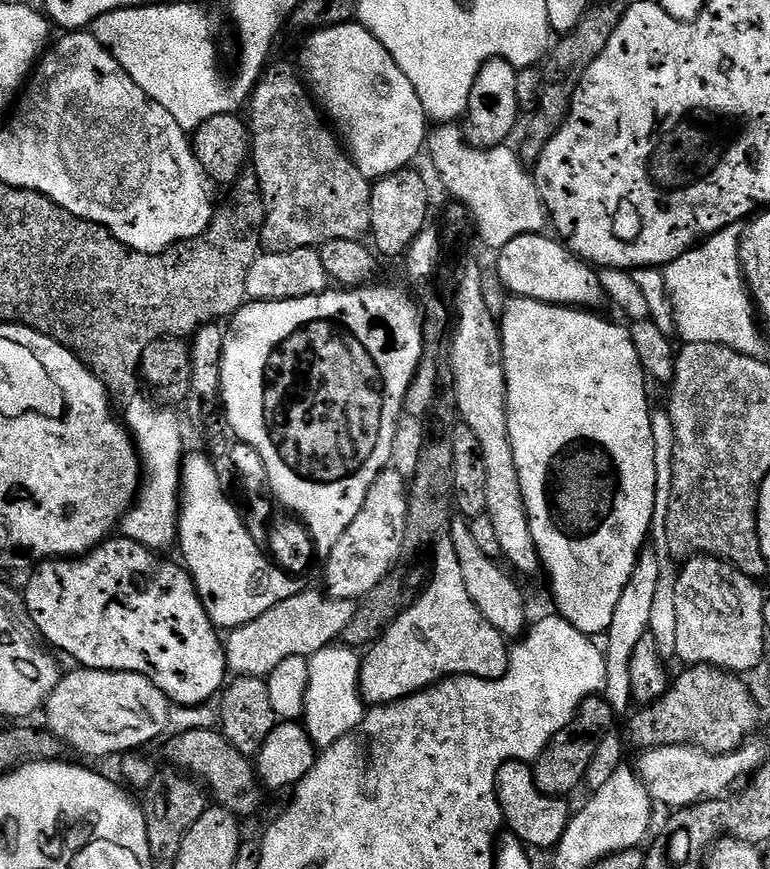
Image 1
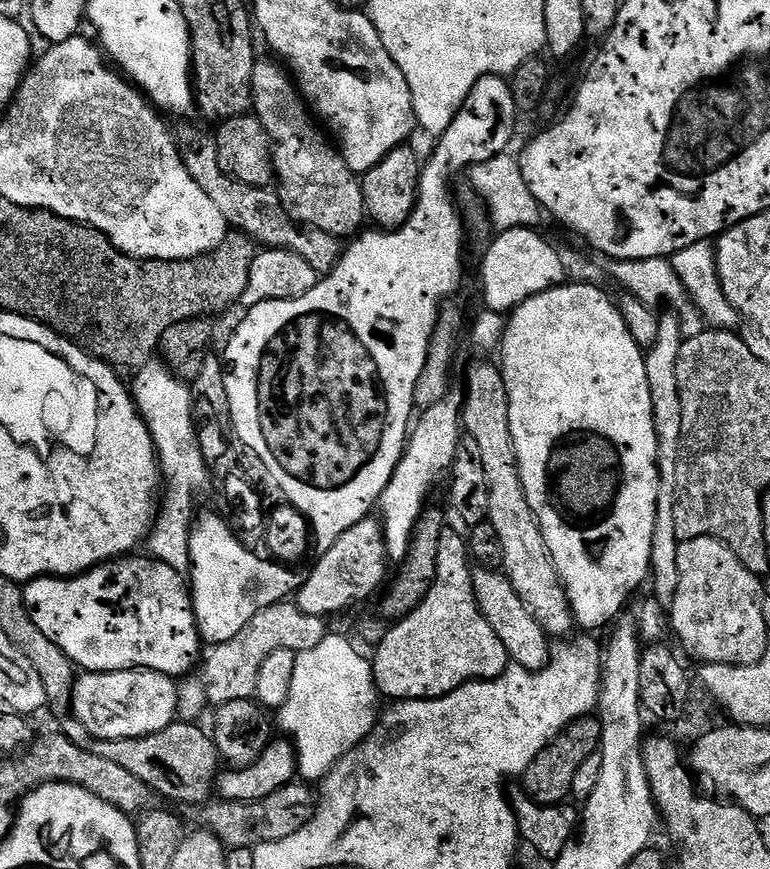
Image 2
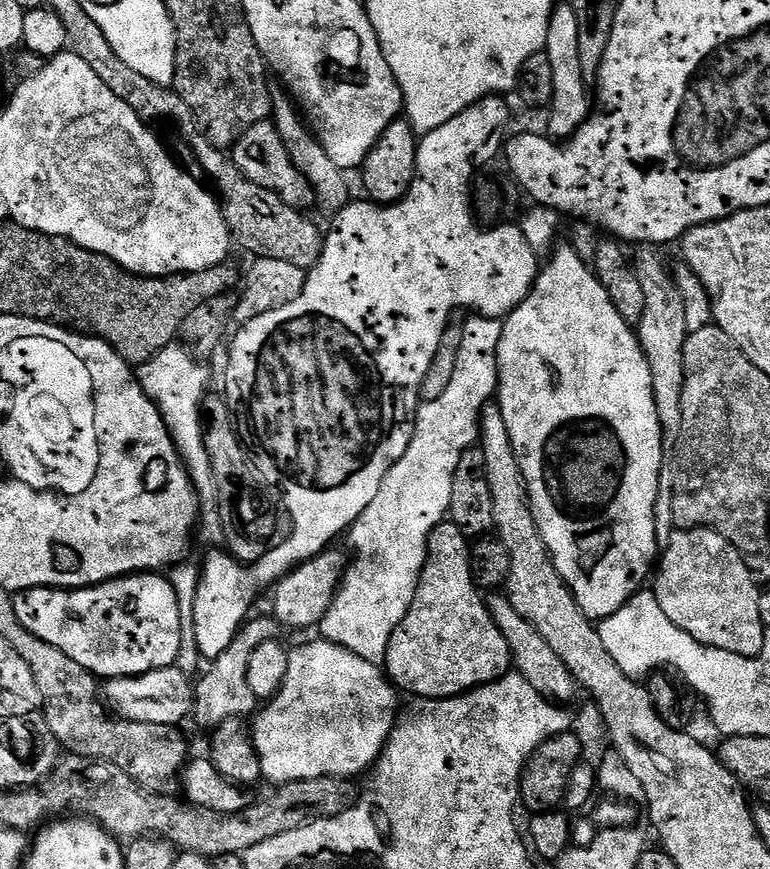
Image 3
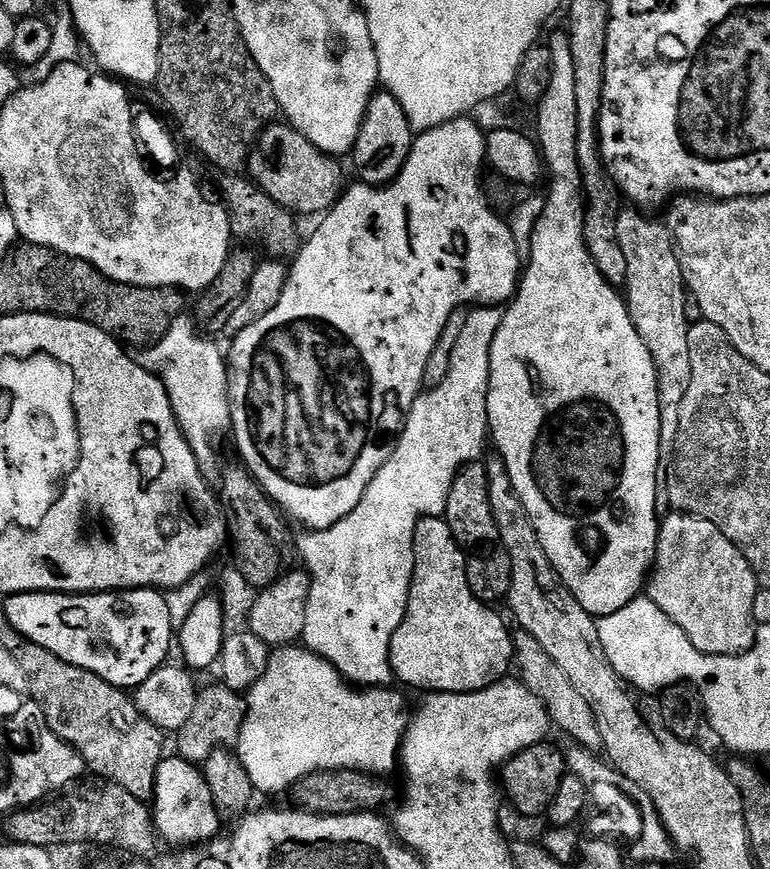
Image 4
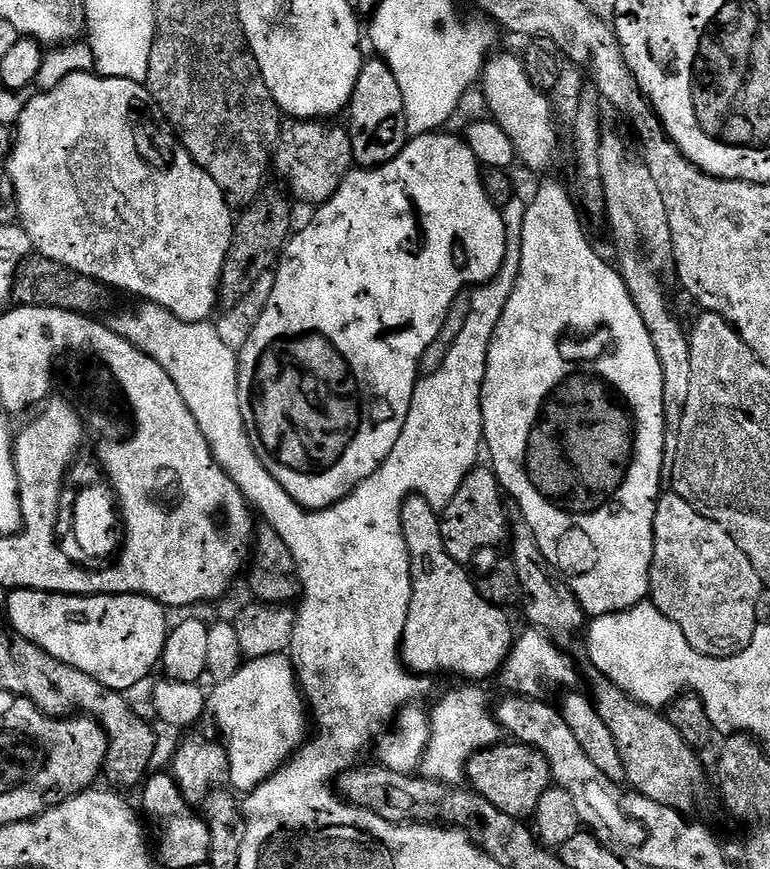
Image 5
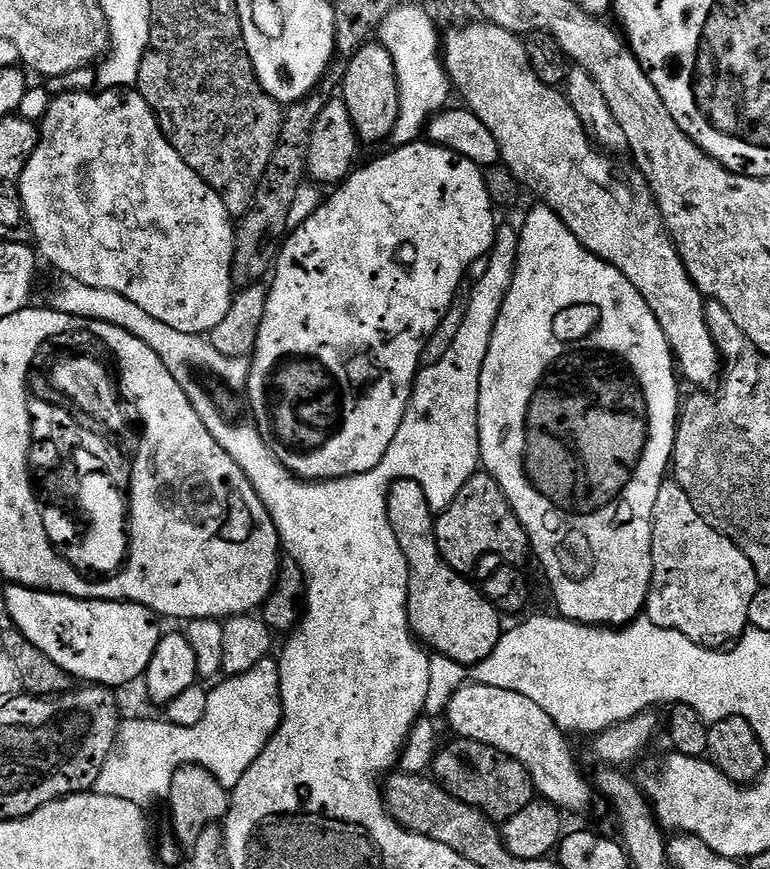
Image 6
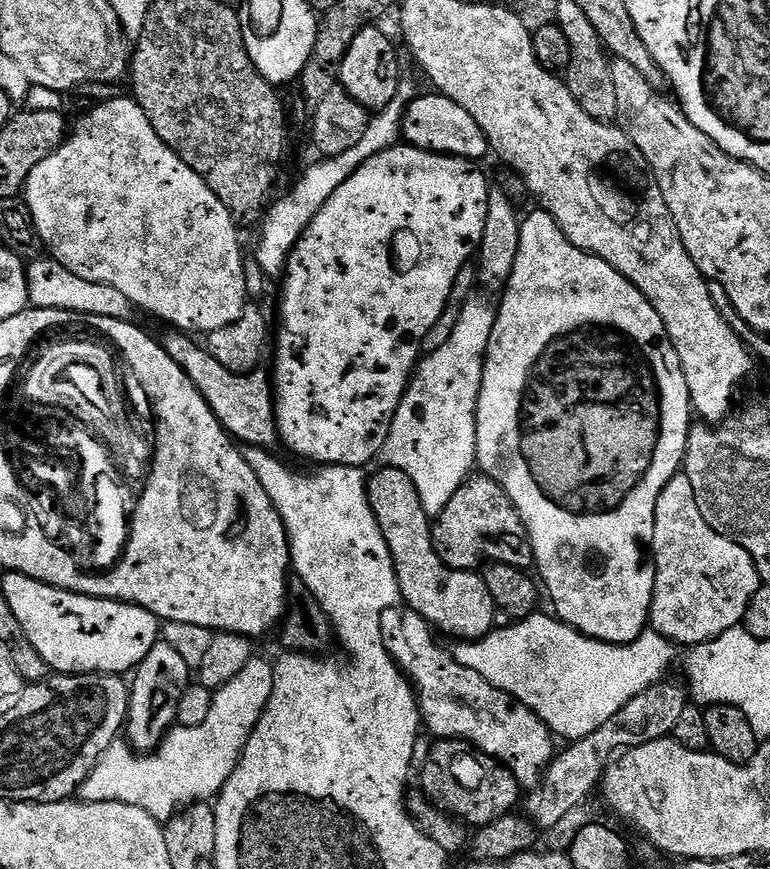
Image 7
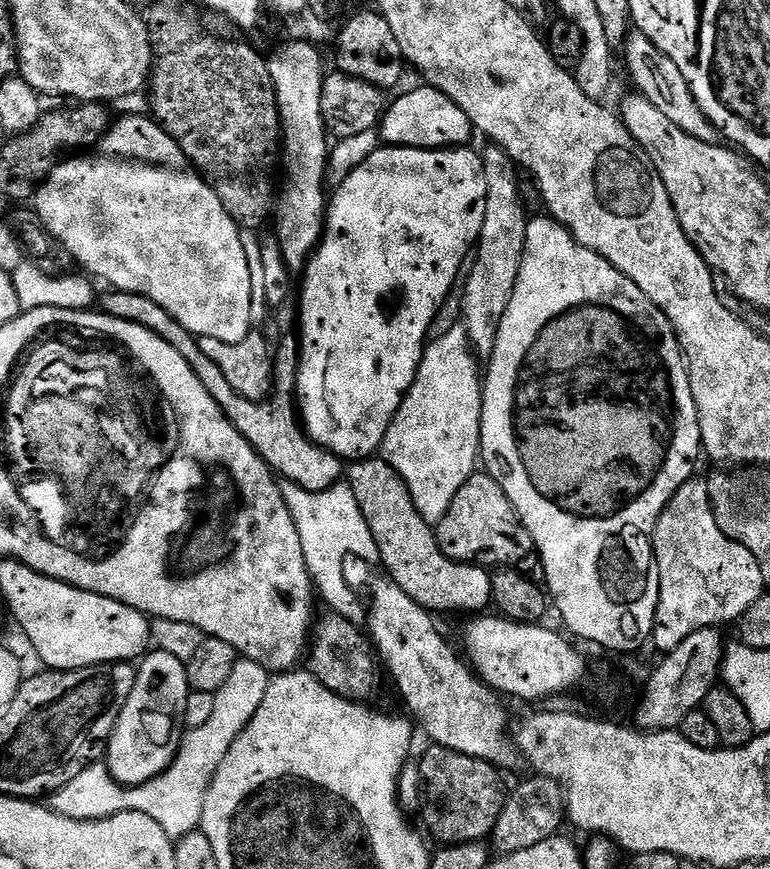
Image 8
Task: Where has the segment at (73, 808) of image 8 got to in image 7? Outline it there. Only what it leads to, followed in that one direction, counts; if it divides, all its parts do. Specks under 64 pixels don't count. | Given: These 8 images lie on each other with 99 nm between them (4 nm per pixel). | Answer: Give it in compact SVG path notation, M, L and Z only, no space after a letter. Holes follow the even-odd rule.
M253 658L250 662L246 662L246 666L242 666L242 670L238 674L234 674L234 678L230 678L230 682L226 682L226 686L215 689L212 697L212 705L210 706L210 714L207 715L205 722L203 722L200 726L190 726L189 728L183 728L181 726L173 727L172 731L164 737L164 741L161 742L159 748L157 748L154 752L137 754L132 745L128 743L127 739L116 739L116 741L113 742L106 750L106 754L102 754L102 758L98 762L98 766L94 766L94 770L90 774L90 778L86 778L86 782L80 788L78 793L79 799L85 800L88 803L122 802L126 806L138 806L138 810L146 810L146 814L150 814L154 817L154 819L161 822L167 822L181 810L191 808L193 804L211 801L213 798L219 796L221 790L226 786L226 782L230 778L230 774L235 770L236 764L240 761L240 756L244 753L244 747L250 738L250 734L258 726L258 722L266 710L268 699L270 698L272 687L274 686L274 678L272 677L273 671L273 665L271 663L267 664L266 661L260 660L260 658Z

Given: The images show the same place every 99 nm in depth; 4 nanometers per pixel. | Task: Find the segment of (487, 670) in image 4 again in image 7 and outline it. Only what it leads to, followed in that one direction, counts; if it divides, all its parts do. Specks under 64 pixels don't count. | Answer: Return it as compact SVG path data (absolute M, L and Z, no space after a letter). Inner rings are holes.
M380 466L376 473L371 473L368 501L396 567L401 601L405 605L408 603L407 607L432 625L437 633L445 632L452 636L448 638L457 641L480 640L493 631L497 623L496 603L490 598L490 590L486 590L486 582L479 571L463 572L442 562L432 541L432 524L424 509L424 500L416 482L400 468Z

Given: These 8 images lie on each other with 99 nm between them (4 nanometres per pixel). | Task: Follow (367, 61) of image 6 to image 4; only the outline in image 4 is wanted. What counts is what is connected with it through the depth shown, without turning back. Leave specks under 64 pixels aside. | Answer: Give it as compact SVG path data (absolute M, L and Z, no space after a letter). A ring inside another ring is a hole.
M386 90L377 91L368 104L356 145L351 150L350 161L356 167L361 181L366 184L383 186L392 183L404 168L412 149L414 133L406 118L406 110Z

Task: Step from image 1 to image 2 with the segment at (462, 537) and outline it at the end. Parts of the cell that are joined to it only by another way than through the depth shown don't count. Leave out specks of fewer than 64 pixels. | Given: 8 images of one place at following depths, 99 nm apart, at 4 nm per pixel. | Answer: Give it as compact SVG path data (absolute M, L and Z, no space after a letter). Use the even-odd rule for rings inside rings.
M473 567L472 585L474 586L474 598L486 622L490 622L490 627L494 630L494 634L498 634L502 646L506 646L509 661L531 672L545 668L552 657L553 645L550 643L550 637L542 630L542 626L538 626L538 618L534 618L530 610L526 610L522 598L518 598L514 586L510 586L503 571Z

